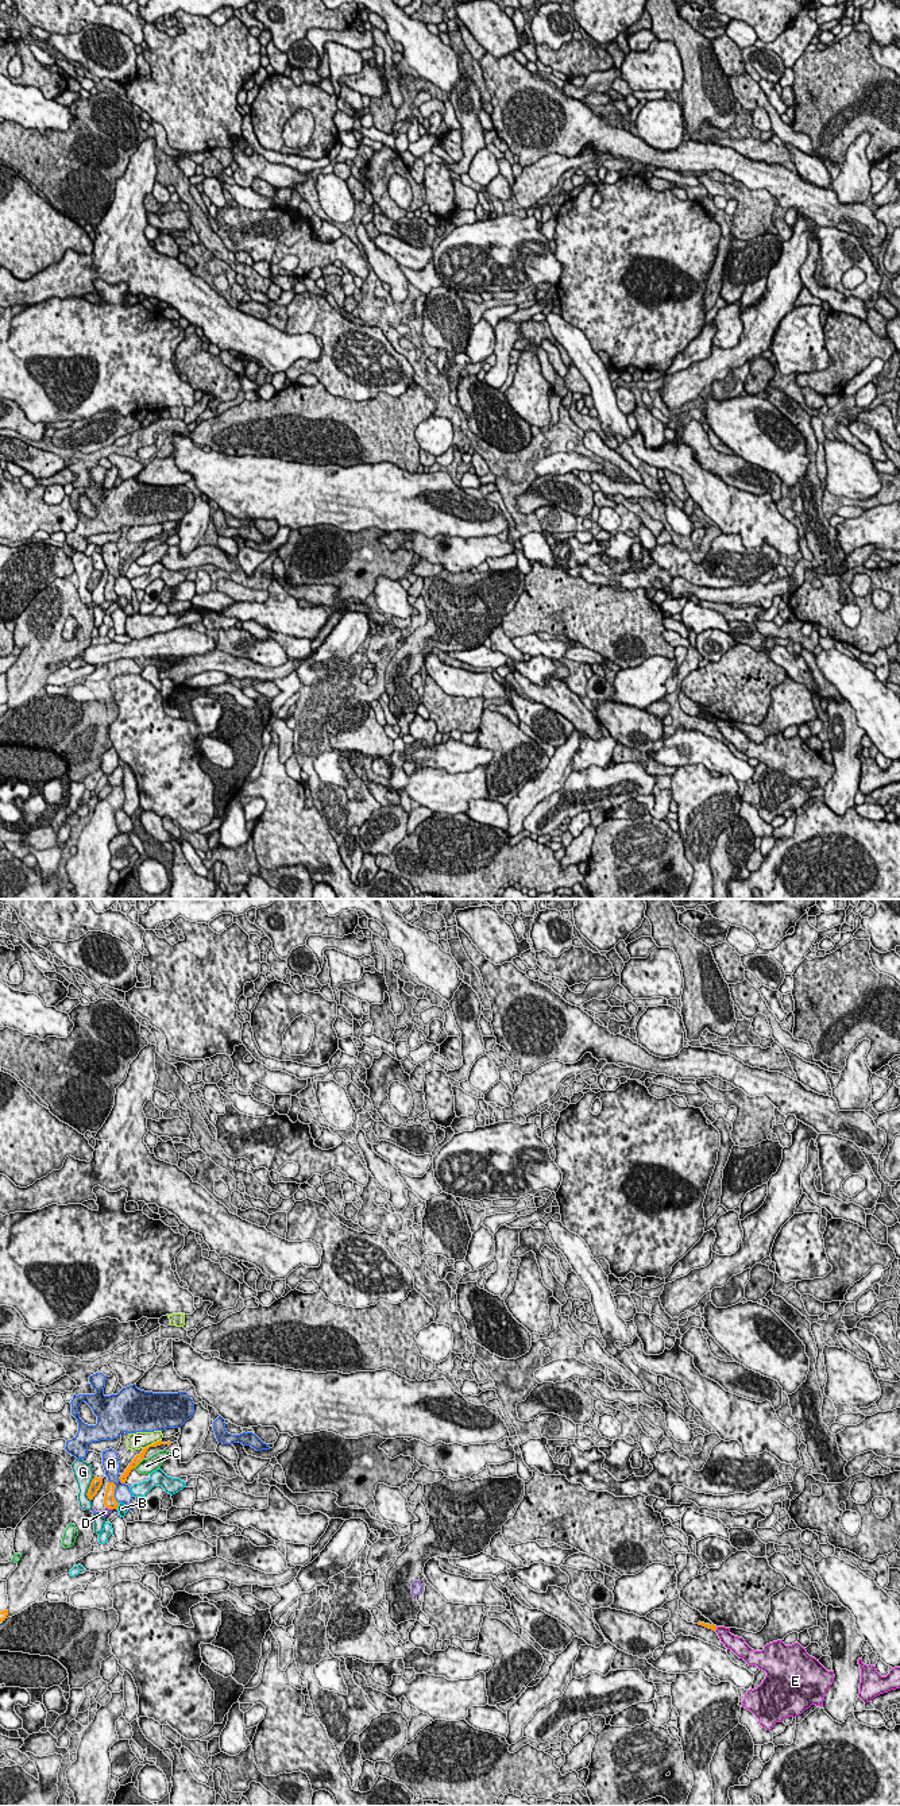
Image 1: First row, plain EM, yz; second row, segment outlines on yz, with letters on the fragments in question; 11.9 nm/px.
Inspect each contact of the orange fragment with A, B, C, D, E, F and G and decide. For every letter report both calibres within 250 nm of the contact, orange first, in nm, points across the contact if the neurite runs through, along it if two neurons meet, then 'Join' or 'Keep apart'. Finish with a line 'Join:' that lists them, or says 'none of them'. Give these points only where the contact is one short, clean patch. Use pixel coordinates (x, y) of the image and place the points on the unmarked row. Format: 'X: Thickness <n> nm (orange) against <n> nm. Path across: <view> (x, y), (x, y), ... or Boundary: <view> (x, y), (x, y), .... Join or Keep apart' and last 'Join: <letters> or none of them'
A: Thickness 140 nm (orange) against 190 nm. Keep apart
B: Thickness 140 nm (orange) against 120 nm. Keep apart
C: Thickness 90 nm (orange) against 180 nm. Keep apart
D: Thickness 140 nm (orange) against 90 nm. Keep apart
E: Thickness 60 nm (orange) against 170 nm. Boundary: yz (717, 720), (715, 724). Keep apart
F: Thickness 90 nm (orange) against 200 nm. Keep apart
G: Thickness 130 nm (orange) against 220 nm. Keep apart
Join: none of them

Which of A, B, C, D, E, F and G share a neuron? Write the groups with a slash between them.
A / B / C / D / E / F / G

